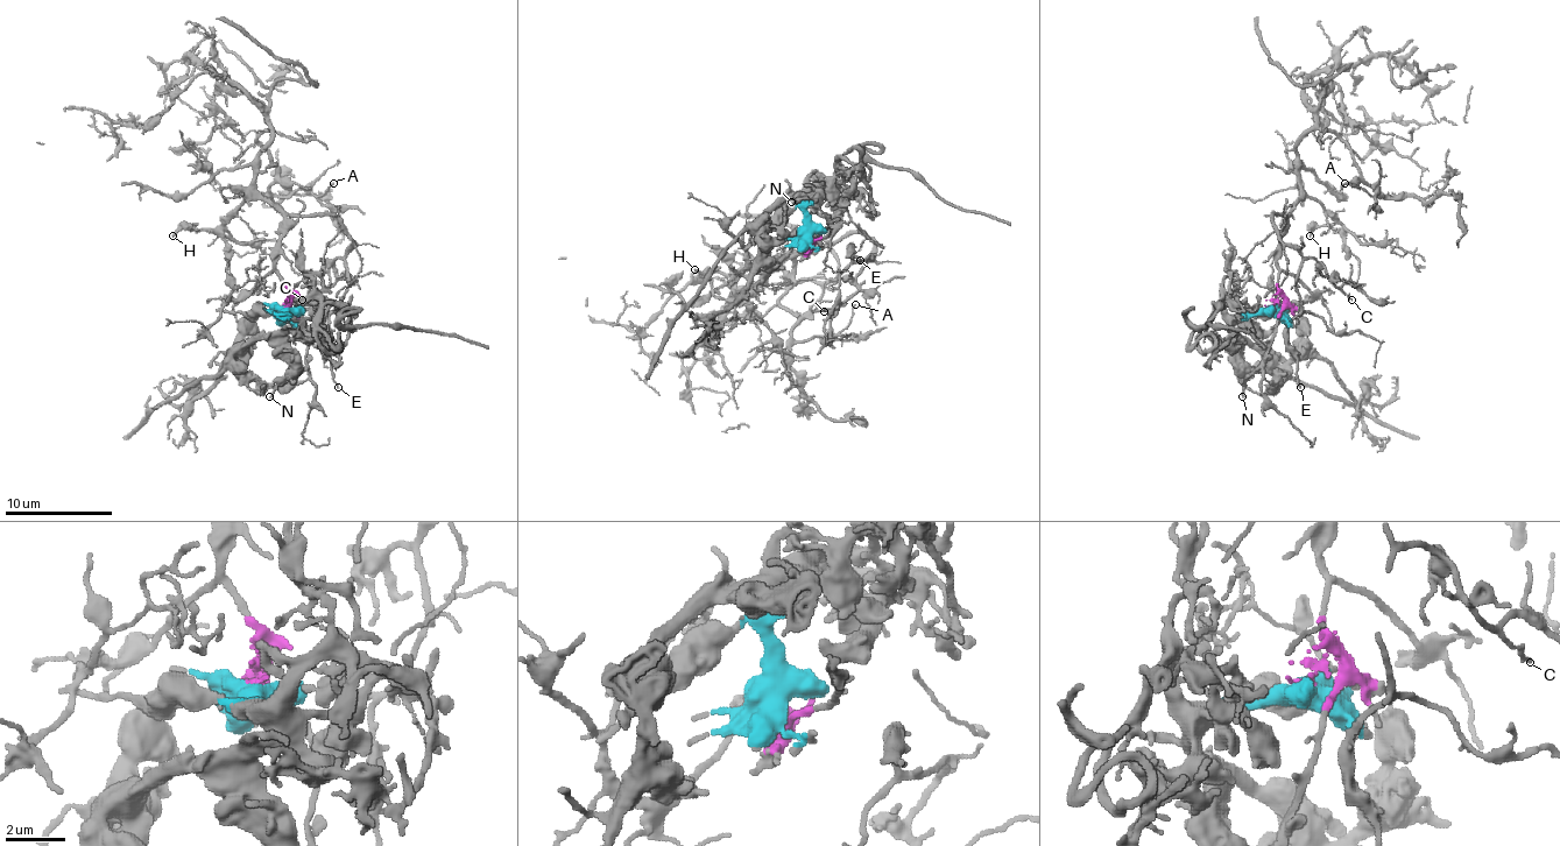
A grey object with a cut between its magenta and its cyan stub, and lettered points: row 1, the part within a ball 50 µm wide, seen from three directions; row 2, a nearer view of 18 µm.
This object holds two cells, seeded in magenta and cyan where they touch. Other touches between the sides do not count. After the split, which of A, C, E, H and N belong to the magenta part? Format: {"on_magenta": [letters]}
{"on_magenta": ["A", "C", "E", "H"]}

